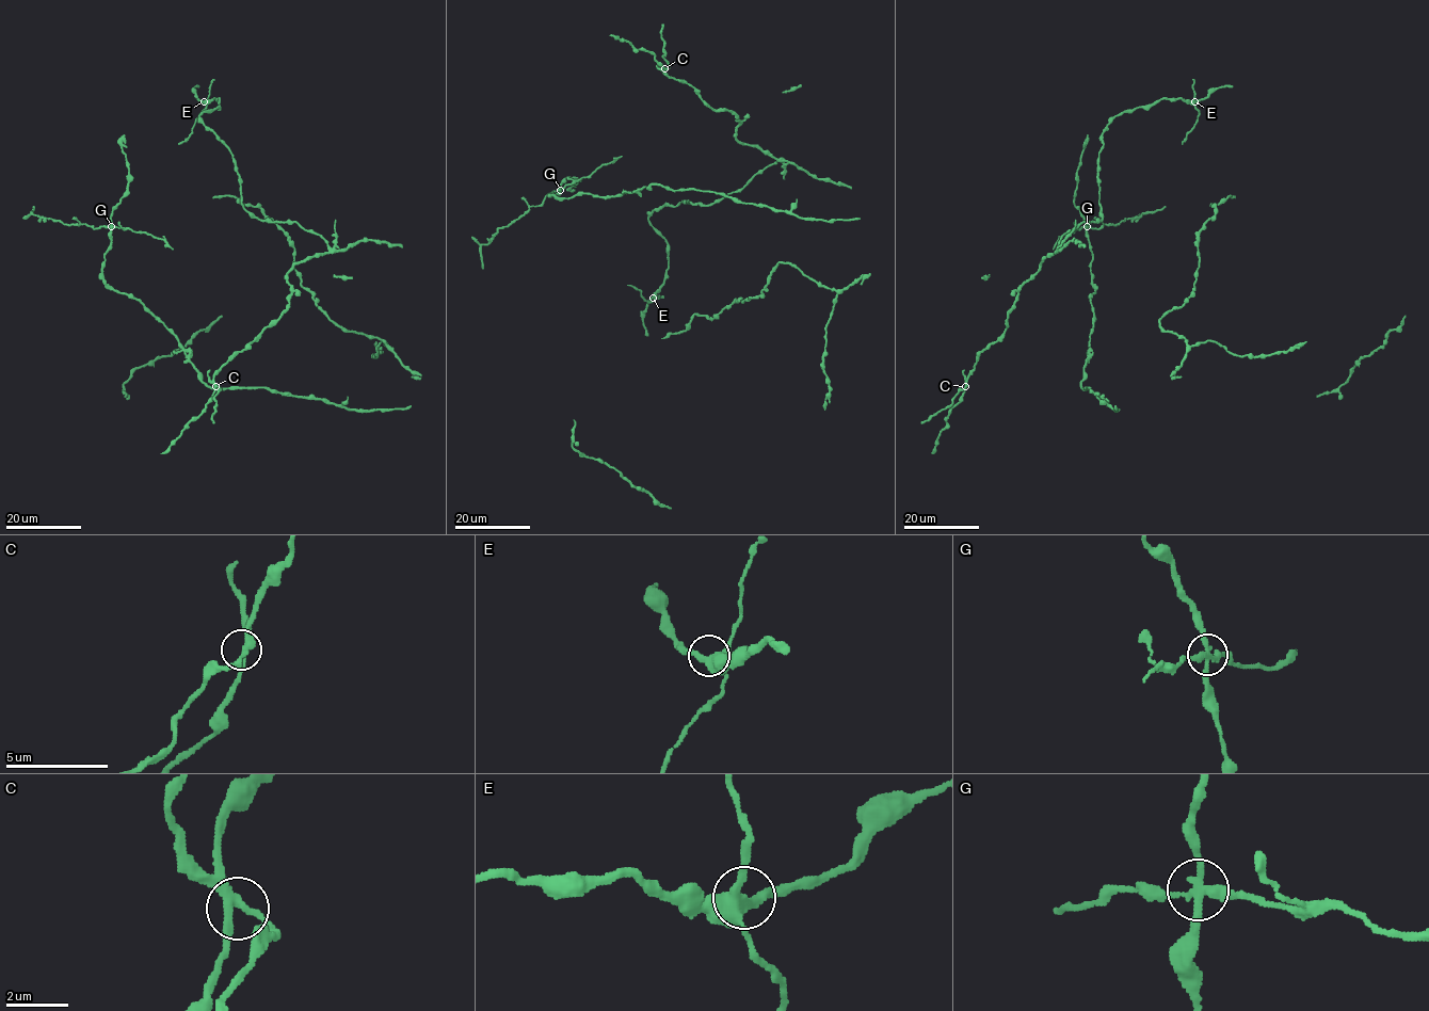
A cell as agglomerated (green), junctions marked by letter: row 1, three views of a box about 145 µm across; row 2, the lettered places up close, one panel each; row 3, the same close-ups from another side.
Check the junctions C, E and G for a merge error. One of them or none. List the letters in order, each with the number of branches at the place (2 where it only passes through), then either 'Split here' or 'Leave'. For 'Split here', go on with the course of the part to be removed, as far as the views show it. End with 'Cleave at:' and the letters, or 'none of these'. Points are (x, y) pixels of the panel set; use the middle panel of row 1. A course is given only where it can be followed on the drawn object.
C: Branches: 3. Leave
E: Branches: 4. Leave
G: Branches: 4. Split here. Course of the part to remove: (560, 190), (549, 192), (540, 205), (531, 206), (499, 227), (487, 243), (481, 245), (482, 268)
Cleave at: G

